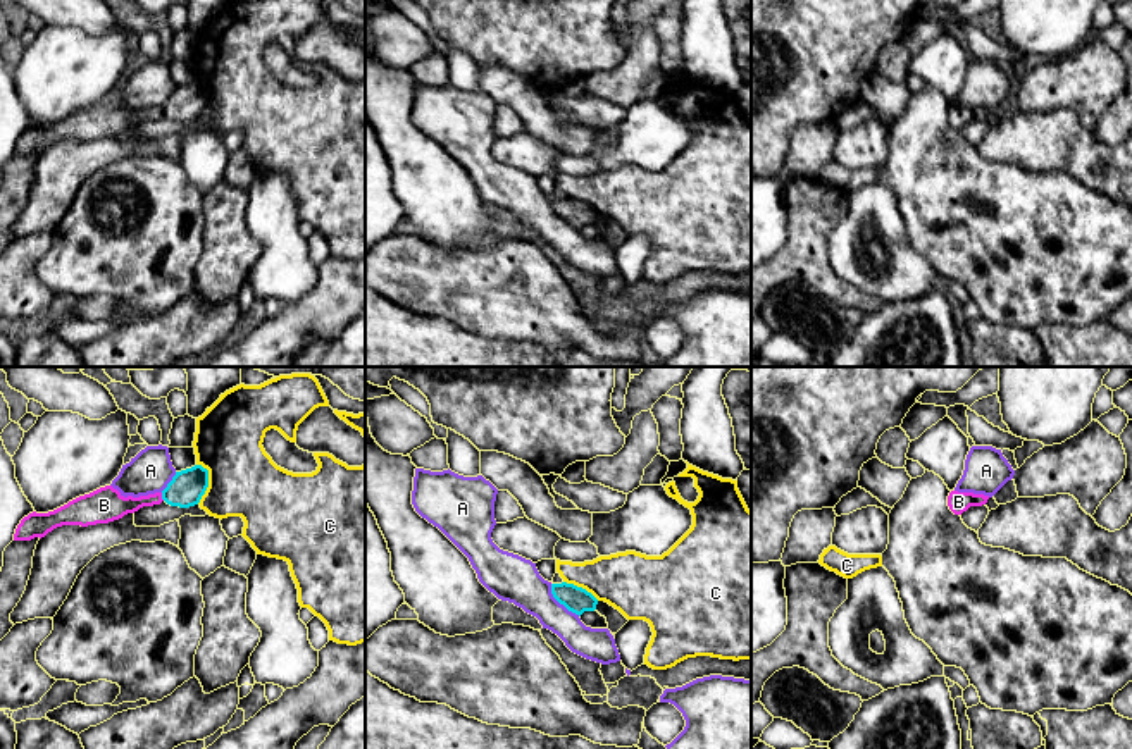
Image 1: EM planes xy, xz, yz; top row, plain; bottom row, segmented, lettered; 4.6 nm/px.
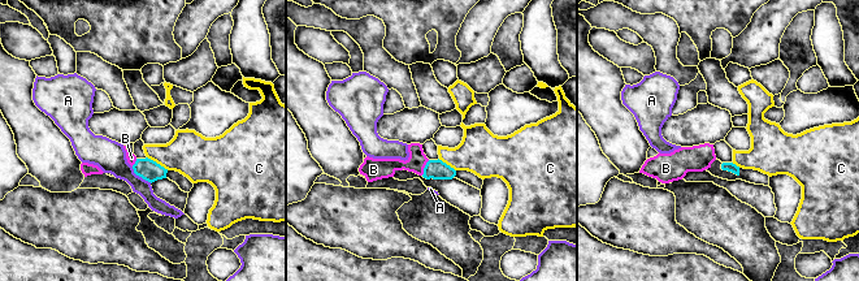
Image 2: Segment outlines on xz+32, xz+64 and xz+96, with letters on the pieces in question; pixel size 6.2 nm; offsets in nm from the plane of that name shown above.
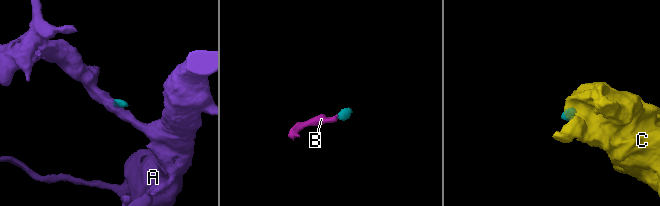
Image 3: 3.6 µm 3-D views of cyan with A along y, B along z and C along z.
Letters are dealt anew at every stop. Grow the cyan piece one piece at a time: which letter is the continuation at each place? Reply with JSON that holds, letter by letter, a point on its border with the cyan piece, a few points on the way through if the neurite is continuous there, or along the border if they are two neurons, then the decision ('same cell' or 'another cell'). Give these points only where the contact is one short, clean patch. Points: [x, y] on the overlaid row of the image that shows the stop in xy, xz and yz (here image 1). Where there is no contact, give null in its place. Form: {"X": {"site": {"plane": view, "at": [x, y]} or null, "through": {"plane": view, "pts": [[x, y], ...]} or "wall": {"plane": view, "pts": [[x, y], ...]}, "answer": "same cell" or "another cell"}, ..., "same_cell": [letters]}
{"A": {"site": {"plane": "xz", "at": [560, 603]}, "wall": {"plane": "xz", "pts": [[550, 584], [550, 593], [579, 615]]}, "answer": "another cell"}, "B": {"site": {"plane": "xy", "at": [162, 496]}, "through": {"plane": "xy", "pts": [[186, 488], [162, 496], [131, 505], [111, 505]]}, "answer": "same cell"}, "C": {"site": {"plane": "xy", "at": [207, 484]}, "wall": {"plane": "xy", "pts": [[200, 464], [207, 470], [207, 489], [197, 503]]}, "answer": "another cell"}, "same_cell": ["B"]}

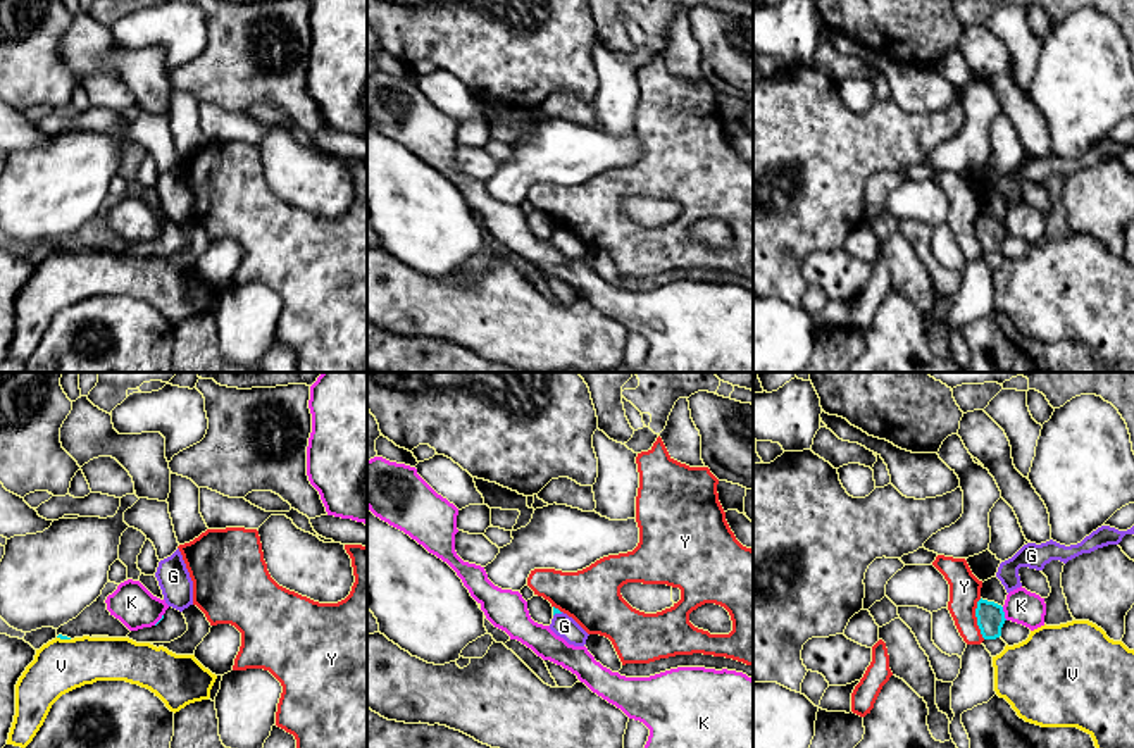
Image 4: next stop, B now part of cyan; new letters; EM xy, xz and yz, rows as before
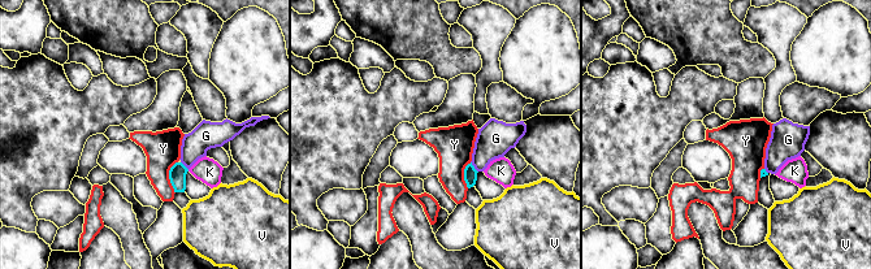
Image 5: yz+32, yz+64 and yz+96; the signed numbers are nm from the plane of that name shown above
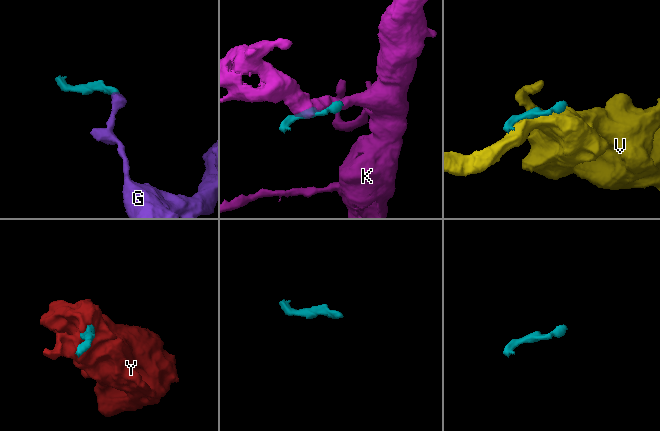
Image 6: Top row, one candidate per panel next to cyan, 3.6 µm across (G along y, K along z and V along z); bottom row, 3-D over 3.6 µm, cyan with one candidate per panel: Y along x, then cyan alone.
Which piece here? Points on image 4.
{"G": {"site": {"plane": "xz", "at": [557, 612]}, "wall": {"plane": "xz", "pts": [[562, 612], [554, 616]]}, "answer": "another cell"}, "K": {"site": {"plane": "yz", "at": [1003, 614]}, "wall": {"plane": "yz", "pts": [[1002, 607], [1007, 619]]}, "answer": "another cell"}, "V": {"site": {"plane": "xy", "at": [64, 638]}, "answer": "another cell"}, "Y": {"site": {"plane": "yz", "at": [978, 619]}, "wall": {"plane": "yz", "pts": [[979, 598], [976, 624], [984, 638]]}, "answer": "another cell"}, "same_cell": []}

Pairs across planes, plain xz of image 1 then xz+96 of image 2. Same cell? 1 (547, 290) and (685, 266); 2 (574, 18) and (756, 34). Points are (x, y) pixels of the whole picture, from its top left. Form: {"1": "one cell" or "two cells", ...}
{"1": "two cells", "2": "two cells"}

